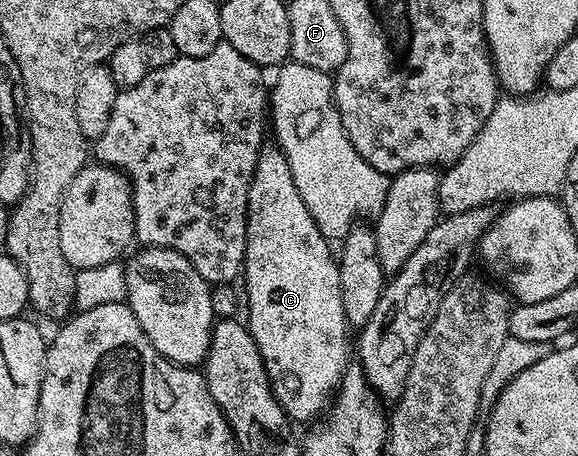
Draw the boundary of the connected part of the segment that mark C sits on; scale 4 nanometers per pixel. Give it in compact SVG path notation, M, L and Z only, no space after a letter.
M276 145L262 146L261 152L257 154L255 173L251 177L251 185L247 193L247 233L245 234L245 266L243 268L245 291L243 287L243 299L247 304L247 311L249 307L247 326L259 353L263 357L263 365L267 369L269 383L273 386L273 395L279 401L281 408L285 410L285 414L297 425L305 422L308 424L310 421L316 420L330 406L337 387L341 384L343 373L351 362L351 339L349 343L351 328L343 313L343 293L339 293L338 260L335 258L335 251L329 247L332 247L330 240L325 239L323 233L319 233L319 225L315 225L311 213L307 213L307 205L303 205L303 197L299 197L299 189L295 189L295 177L291 177L291 165L287 165L287 157Z

